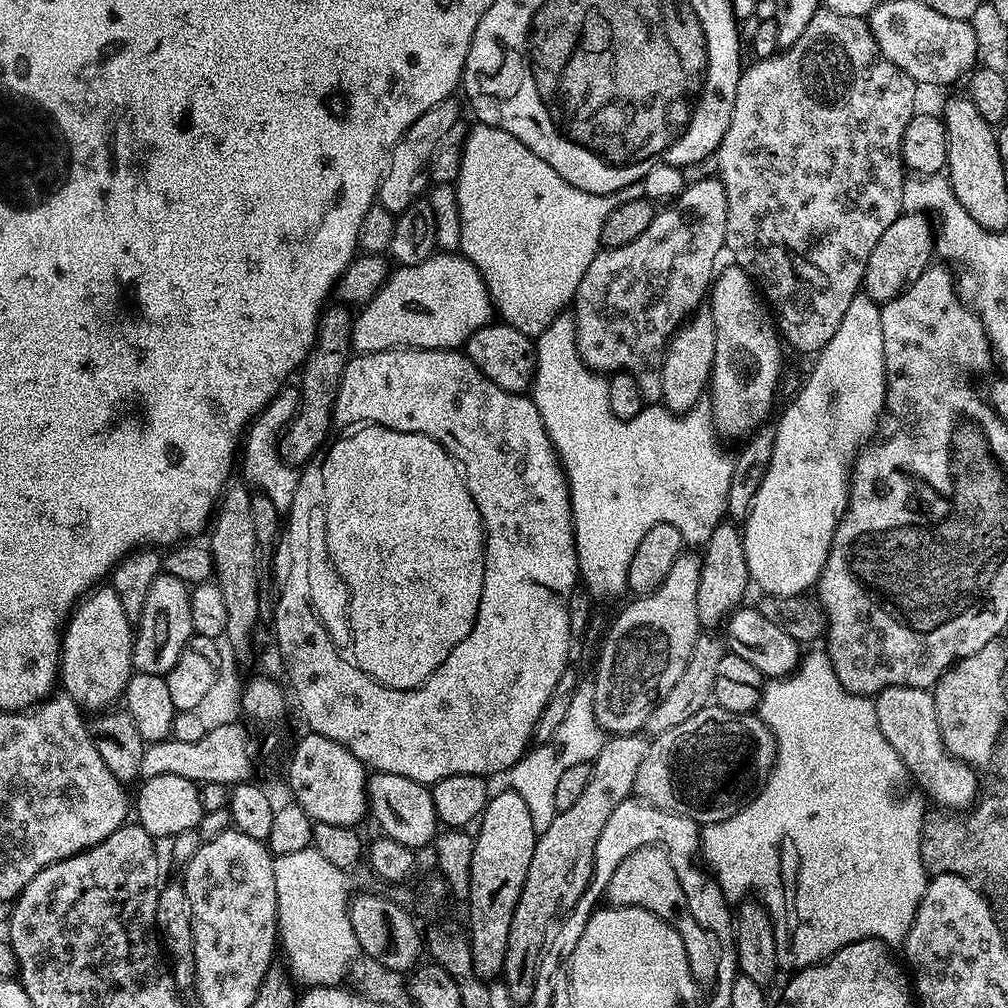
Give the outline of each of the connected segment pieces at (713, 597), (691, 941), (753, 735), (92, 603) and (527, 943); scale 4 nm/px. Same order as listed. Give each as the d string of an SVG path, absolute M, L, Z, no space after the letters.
M721 522L702 546L700 577L698 578L698 618L705 629L716 628L745 603L744 595L750 589L750 577L744 553L741 529L732 522Z
M636 848L620 861L618 870L614 870L614 878L610 878L606 896L607 899L612 899L609 901L615 907L640 907L673 927L681 935L697 985L711 986L716 983L722 949L714 933L702 927L694 918L694 914L690 914L688 903L680 899L680 888L677 888L676 884L678 879L679 876L668 866L668 860L661 855L659 848Z
M711 704L670 730L672 736L660 732L653 737L653 741L672 750L676 788L680 788L680 796L684 796L684 800L700 812L698 824L702 826L725 821L728 817L720 816L720 808L724 808L728 800L732 800L732 804L736 804L736 800L749 803L750 799L744 798L744 792L756 795L756 791L750 790L752 776L756 776L756 780L764 786L776 764L777 744L773 732L759 715L753 713L734 714Z
M97 586L72 609L62 629L58 680L63 695L88 714L111 709L115 705L112 703L123 697L134 671L134 624L131 619L128 621L124 600L125 597L111 586Z
M616 734L604 740L600 753L591 763L590 782L582 790L581 797L570 809L557 812L549 829L539 833L536 839L526 882L510 920L506 960L501 972L502 983L510 991L515 1005L526 1006L532 1001L540 957L547 947L554 916L575 908L592 880L598 838L614 810L631 797L639 766L646 756L649 741L642 737L640 734Z

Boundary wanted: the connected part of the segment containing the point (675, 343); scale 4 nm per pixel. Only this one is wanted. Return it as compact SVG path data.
M697 310L677 328L668 347L664 349L664 361L660 367L662 403L669 412L679 414L689 412L695 404L701 403L703 394L712 379L714 362L714 342L716 327L711 311Z

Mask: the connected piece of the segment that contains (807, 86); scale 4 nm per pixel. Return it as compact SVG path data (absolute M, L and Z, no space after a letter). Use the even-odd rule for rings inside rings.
M823 6L816 9L814 18L810 18L810 26L806 26L802 38L798 38L794 46L777 51L775 56L765 60L756 60L749 68L747 65L741 71L734 110L730 114L730 126L714 153L716 168L720 171L717 172L718 179L726 190L728 213L724 246L729 253L732 251L732 256L736 259L733 260L735 267L744 269L752 277L763 299L770 305L778 321L779 335L786 341L787 347L789 344L800 352L816 354L827 346L830 338L834 338L846 310L850 310L850 302L861 291L864 264L868 255L874 250L878 238L886 234L890 222L902 215L902 186L906 179L902 134L906 134L906 126L917 111L916 91L916 81L911 80L901 68L894 66L894 62L881 57L880 48L874 42L874 34L868 28L867 19L838 14Z

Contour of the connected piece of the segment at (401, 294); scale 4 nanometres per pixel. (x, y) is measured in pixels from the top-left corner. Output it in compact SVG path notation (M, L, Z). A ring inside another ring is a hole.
M440 252L426 262L397 267L382 290L355 313L352 347L357 353L391 348L463 349L478 327L476 288L478 292L474 262L456 252Z

